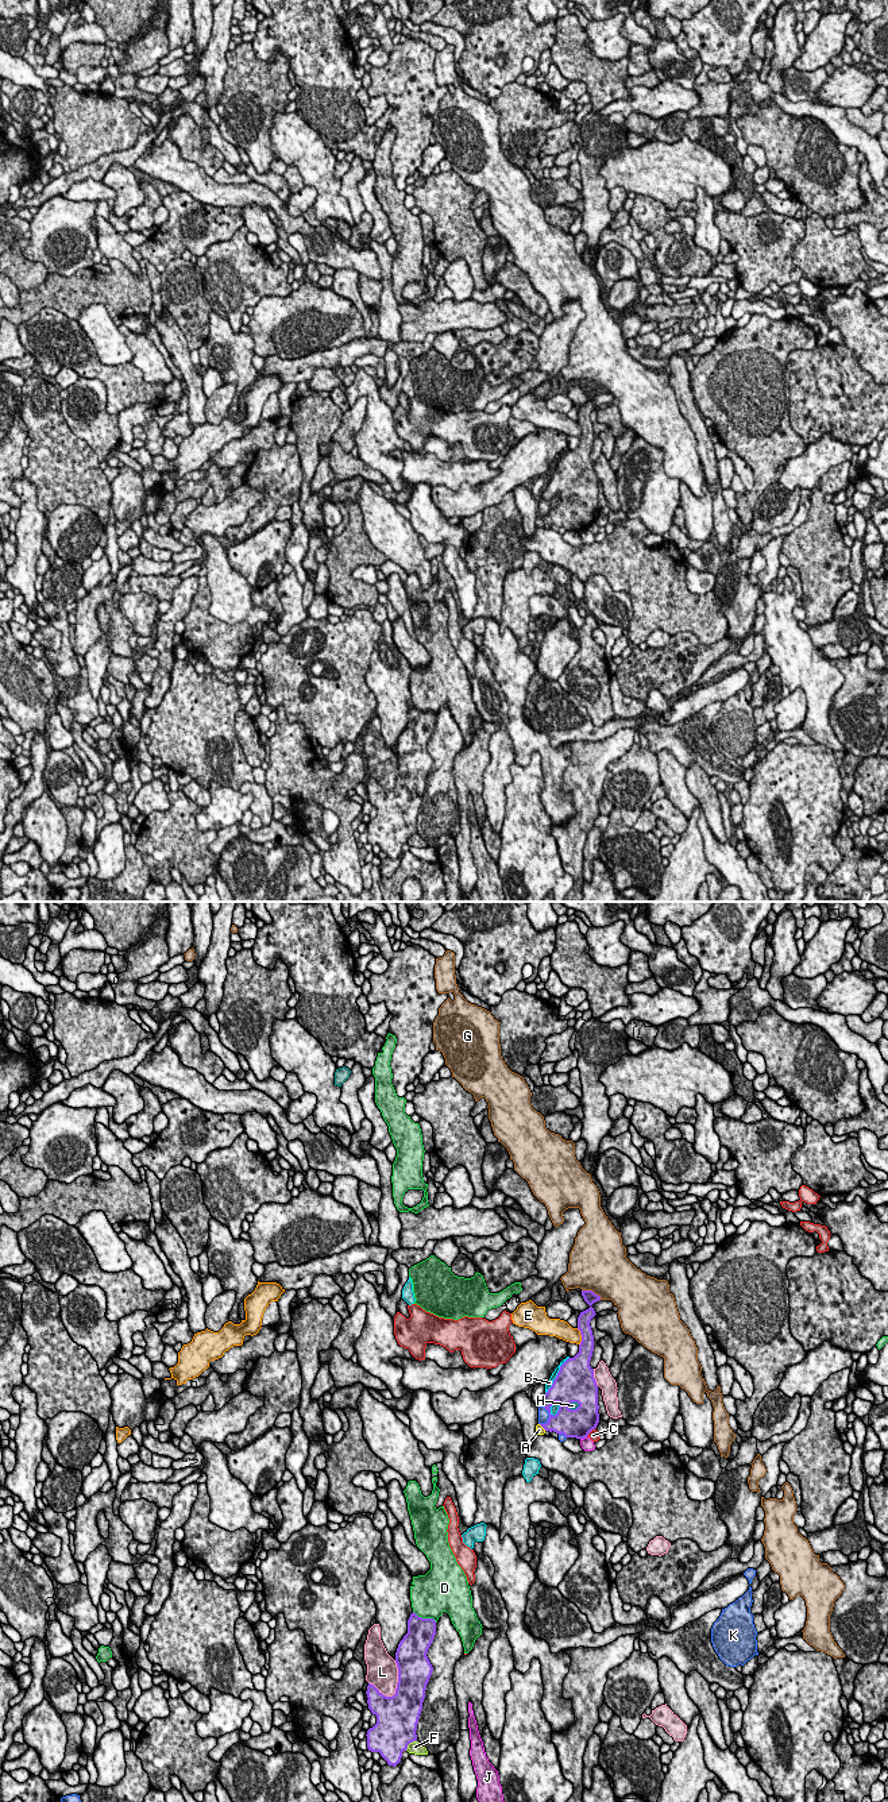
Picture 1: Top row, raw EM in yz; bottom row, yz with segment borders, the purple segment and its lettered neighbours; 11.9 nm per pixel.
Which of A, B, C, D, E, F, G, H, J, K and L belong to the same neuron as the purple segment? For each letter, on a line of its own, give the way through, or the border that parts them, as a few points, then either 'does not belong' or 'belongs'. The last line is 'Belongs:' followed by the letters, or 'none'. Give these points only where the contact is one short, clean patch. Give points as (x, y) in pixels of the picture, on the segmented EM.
A: across yz (563, 1422), (543, 1427), (539, 1430) | belongs
B: does not belong
C: does not belong
D: does not belong
E: does not belong
F: does not belong
G: does not belong
H: does not belong
J: does not belong
K: does not belong
L: does not belong
Belongs: A

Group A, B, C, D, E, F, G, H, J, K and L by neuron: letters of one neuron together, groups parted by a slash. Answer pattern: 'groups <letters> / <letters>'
groups A / B / C / D / E / F / G / H / J / K / L

